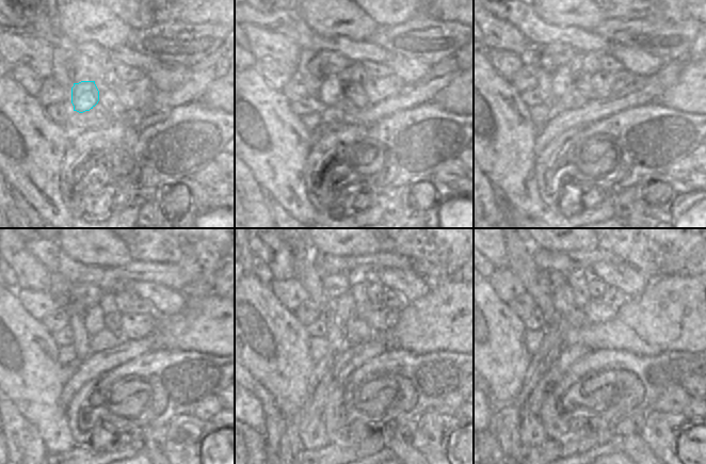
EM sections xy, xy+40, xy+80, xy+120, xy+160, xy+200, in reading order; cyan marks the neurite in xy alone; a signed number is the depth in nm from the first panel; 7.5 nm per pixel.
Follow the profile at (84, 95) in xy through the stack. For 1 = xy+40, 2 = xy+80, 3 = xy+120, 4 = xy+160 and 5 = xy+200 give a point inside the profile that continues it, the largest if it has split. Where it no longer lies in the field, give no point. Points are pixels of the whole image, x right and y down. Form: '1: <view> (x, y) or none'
1: xy+40 (325, 93)
2: xy+80 (561, 80)
3: xy+120 (81, 325)
4: xy+160 (317, 329)
5: xy+200 (554, 329)

